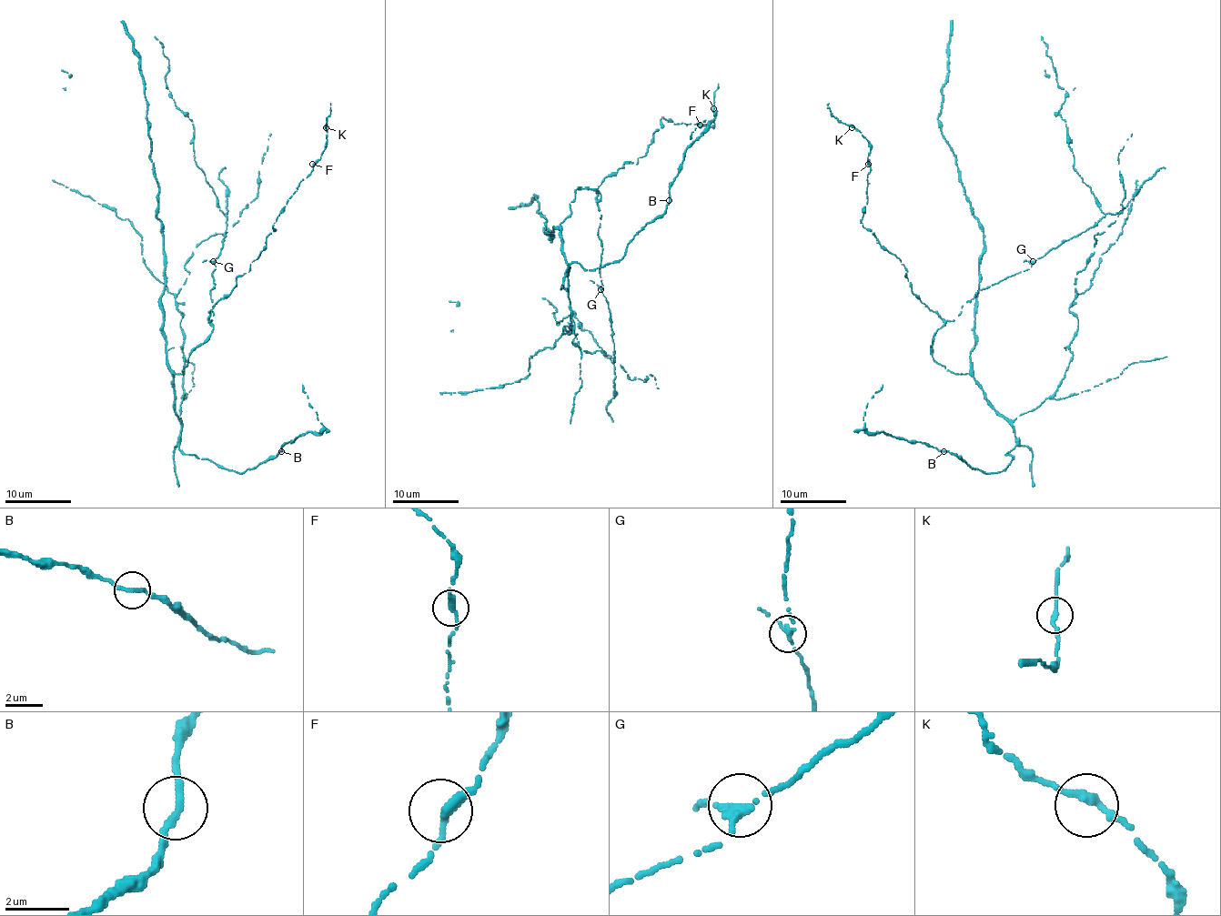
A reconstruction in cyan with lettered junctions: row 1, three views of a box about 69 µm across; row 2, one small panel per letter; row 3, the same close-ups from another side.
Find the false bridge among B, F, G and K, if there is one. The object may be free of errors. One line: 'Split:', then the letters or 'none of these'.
Split: none of these

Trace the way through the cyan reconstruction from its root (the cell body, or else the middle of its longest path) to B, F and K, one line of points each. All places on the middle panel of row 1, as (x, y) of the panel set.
B: (600, 194), (576, 189), (571, 214), (560, 226), (568, 273), (573, 262), (586, 270), (618, 262), (669, 200)
F: (600, 194), (598, 199), (598, 187), (608, 176), (646, 155), (662, 118), (675, 125), (700, 125)
K: (600, 194), (598, 199), (598, 187), (608, 176), (646, 155), (662, 118), (675, 125), (711, 126), (713, 108)

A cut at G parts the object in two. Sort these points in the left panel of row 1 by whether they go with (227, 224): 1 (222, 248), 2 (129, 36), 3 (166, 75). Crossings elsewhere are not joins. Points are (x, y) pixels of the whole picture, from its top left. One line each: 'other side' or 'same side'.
1: same side
2: other side
3: same side

